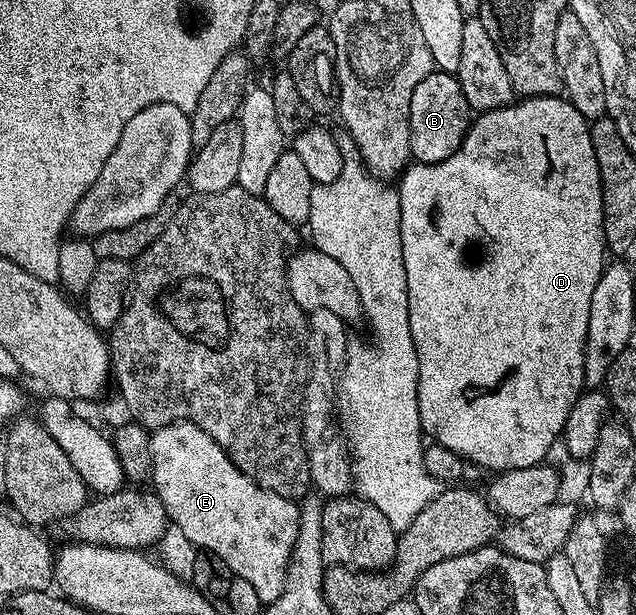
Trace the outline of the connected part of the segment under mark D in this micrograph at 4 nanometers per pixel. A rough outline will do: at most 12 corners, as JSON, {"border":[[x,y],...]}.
{"border":[[565,96],[396,181],[423,434],[541,465],[608,261]]}

